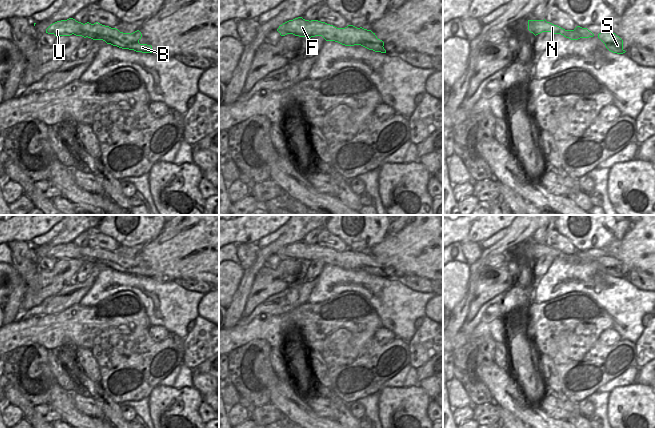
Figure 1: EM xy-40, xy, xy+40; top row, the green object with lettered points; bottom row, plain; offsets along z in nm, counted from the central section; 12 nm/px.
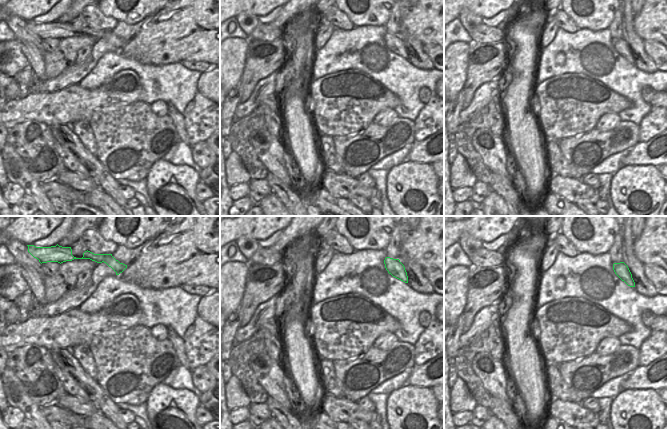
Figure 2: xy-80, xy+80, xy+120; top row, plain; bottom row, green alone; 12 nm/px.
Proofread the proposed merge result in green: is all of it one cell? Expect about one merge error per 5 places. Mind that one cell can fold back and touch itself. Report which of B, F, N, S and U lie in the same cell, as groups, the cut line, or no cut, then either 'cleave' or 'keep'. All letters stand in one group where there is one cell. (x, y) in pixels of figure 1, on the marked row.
B F N S U | no cut | keep

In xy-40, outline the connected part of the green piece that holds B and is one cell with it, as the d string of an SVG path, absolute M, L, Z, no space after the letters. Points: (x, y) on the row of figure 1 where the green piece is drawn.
M73 18L57 21L51 24L46 33L57 36L76 36L88 37L93 40L103 40L107 44L117 46L122 49L134 50L142 53L152 53L152 46L140 44L139 40L142 34L139 30L133 33L123 33L116 28L102 25L98 22L91 24L89 22L83 24Z

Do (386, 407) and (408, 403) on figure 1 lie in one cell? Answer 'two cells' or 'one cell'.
one cell

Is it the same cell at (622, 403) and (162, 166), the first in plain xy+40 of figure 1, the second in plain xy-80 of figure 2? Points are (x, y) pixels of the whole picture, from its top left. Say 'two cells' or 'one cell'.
one cell

